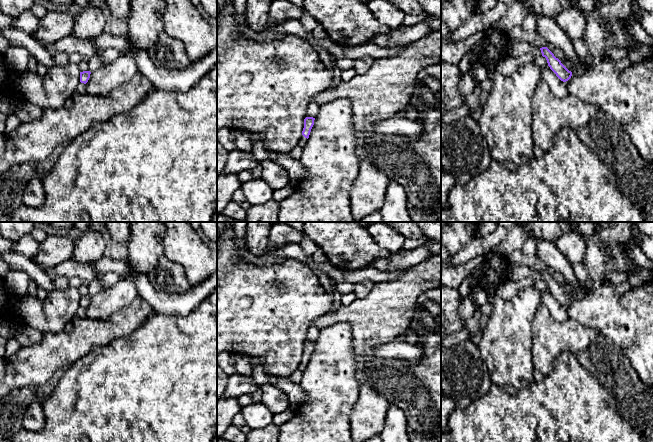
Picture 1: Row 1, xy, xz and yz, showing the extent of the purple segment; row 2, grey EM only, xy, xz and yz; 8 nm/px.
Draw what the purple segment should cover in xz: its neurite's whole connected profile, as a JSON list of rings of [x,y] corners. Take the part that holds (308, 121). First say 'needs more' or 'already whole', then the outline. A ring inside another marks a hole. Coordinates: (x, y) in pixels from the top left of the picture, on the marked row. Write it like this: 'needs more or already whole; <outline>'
needs more; [[[306,117],[304,119],[304,128],[302,131],[302,136],[301,136],[300,141],[298,143],[298,146],[300,146],[301,148],[303,148],[305,146],[305,144],[309,138],[311,129],[314,125],[314,120],[315,120],[315,118],[313,118],[313,117]]]

